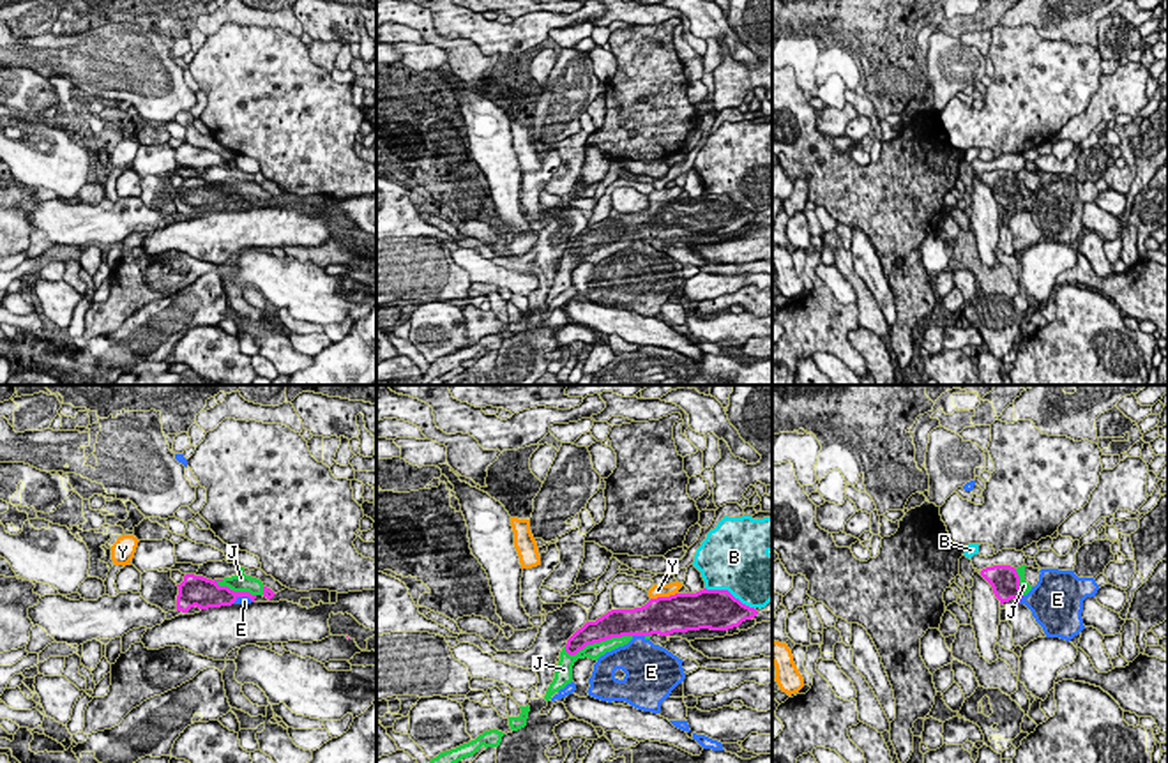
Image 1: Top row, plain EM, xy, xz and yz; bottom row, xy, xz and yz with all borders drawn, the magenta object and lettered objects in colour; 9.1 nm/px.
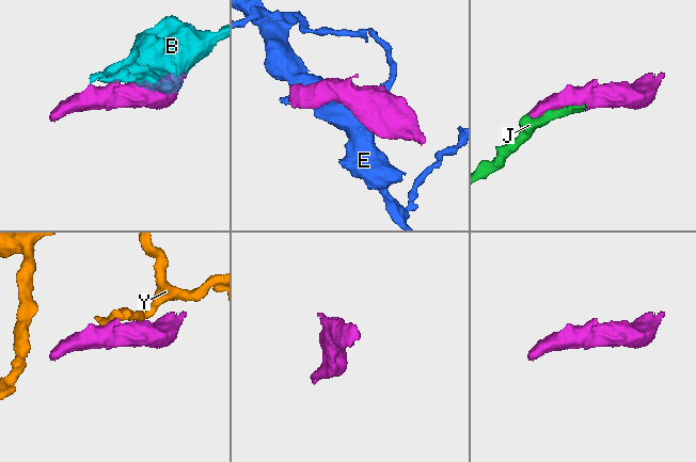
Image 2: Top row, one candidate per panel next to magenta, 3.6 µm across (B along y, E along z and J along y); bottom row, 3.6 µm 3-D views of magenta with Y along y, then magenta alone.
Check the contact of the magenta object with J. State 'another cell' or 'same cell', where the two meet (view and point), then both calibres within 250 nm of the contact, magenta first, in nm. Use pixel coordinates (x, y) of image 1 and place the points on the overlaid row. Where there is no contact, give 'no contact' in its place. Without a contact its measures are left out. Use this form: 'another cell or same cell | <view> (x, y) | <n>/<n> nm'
same cell | xz (598, 642) | 260/140 nm

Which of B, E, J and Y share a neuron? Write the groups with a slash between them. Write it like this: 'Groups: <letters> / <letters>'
Groups: B / E / J / Y

